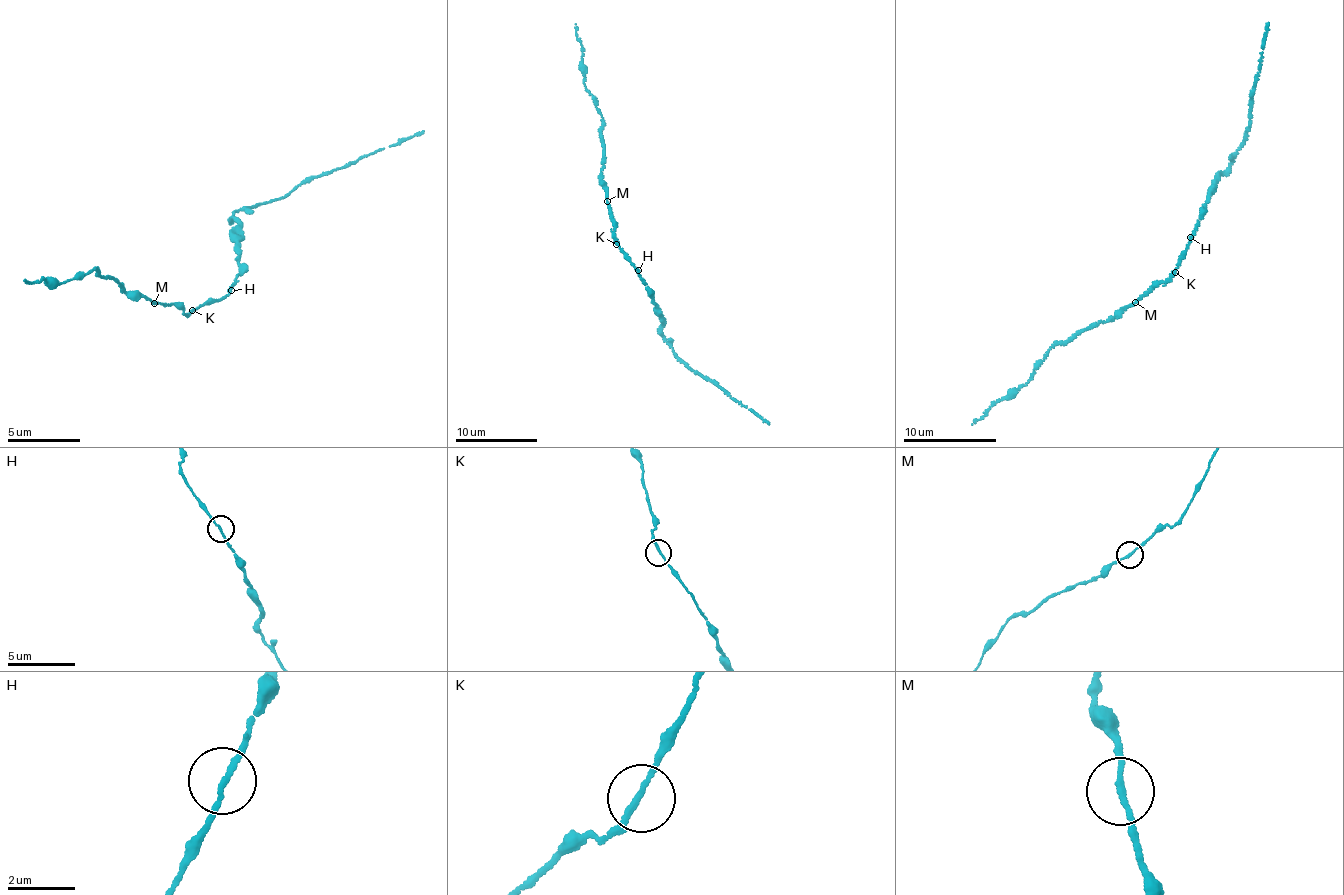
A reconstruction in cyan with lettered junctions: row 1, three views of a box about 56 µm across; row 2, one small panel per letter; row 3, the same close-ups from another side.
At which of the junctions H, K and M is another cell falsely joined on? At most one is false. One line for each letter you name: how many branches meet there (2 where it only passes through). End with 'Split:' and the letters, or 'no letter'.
Split: no letter

